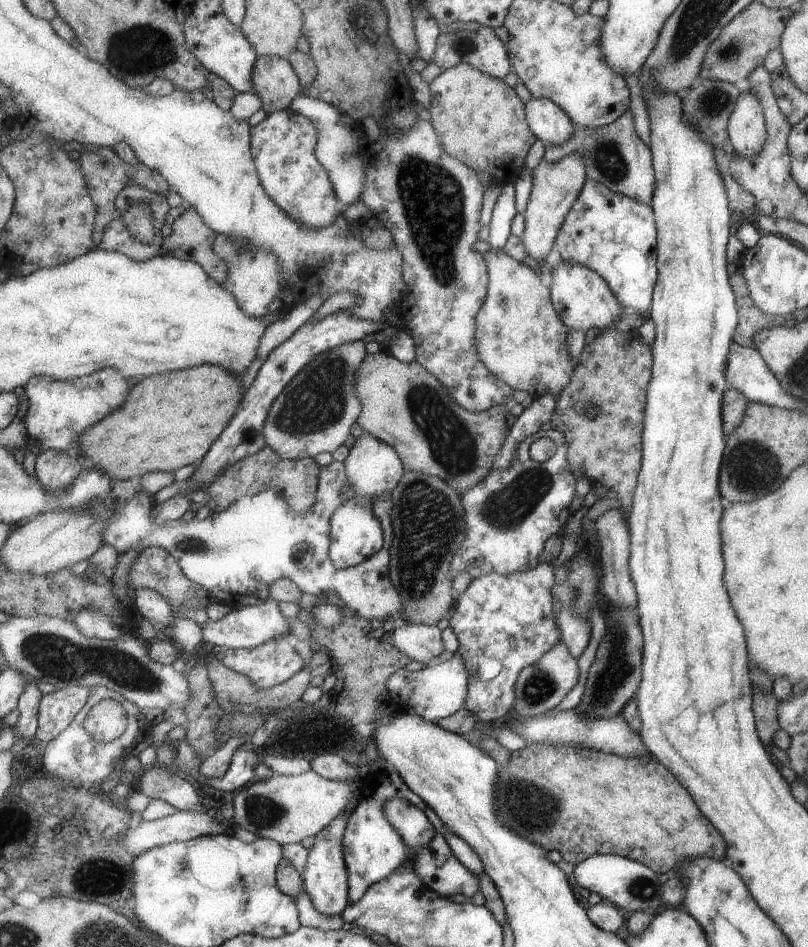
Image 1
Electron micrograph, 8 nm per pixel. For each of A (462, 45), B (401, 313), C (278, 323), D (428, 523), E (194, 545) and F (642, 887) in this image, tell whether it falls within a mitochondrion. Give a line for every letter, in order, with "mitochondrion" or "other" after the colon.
A: mitochondrion
B: other
C: other
D: mitochondrion
E: mitochondrion
F: mitochondrion

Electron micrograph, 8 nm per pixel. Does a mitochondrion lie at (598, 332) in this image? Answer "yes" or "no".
no

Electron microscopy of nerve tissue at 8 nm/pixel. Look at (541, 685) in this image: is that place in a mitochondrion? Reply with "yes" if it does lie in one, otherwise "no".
yes

